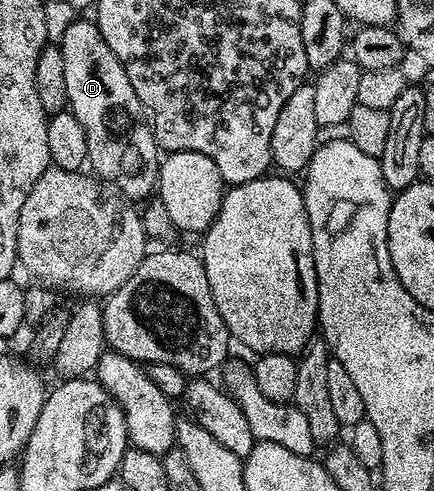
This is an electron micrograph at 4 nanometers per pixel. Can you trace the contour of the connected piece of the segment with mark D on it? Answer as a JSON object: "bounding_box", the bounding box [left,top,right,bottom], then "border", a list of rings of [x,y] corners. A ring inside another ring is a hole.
{"bounding_box":[61,19,161,201],"border":[[[94,19],[73,21],[63,32],[61,47],[65,58],[67,108],[85,130],[90,171],[118,189],[126,199],[146,201],[159,183],[161,149],[155,143],[155,134],[129,82],[129,74],[125,74],[117,54],[101,38]]]}

